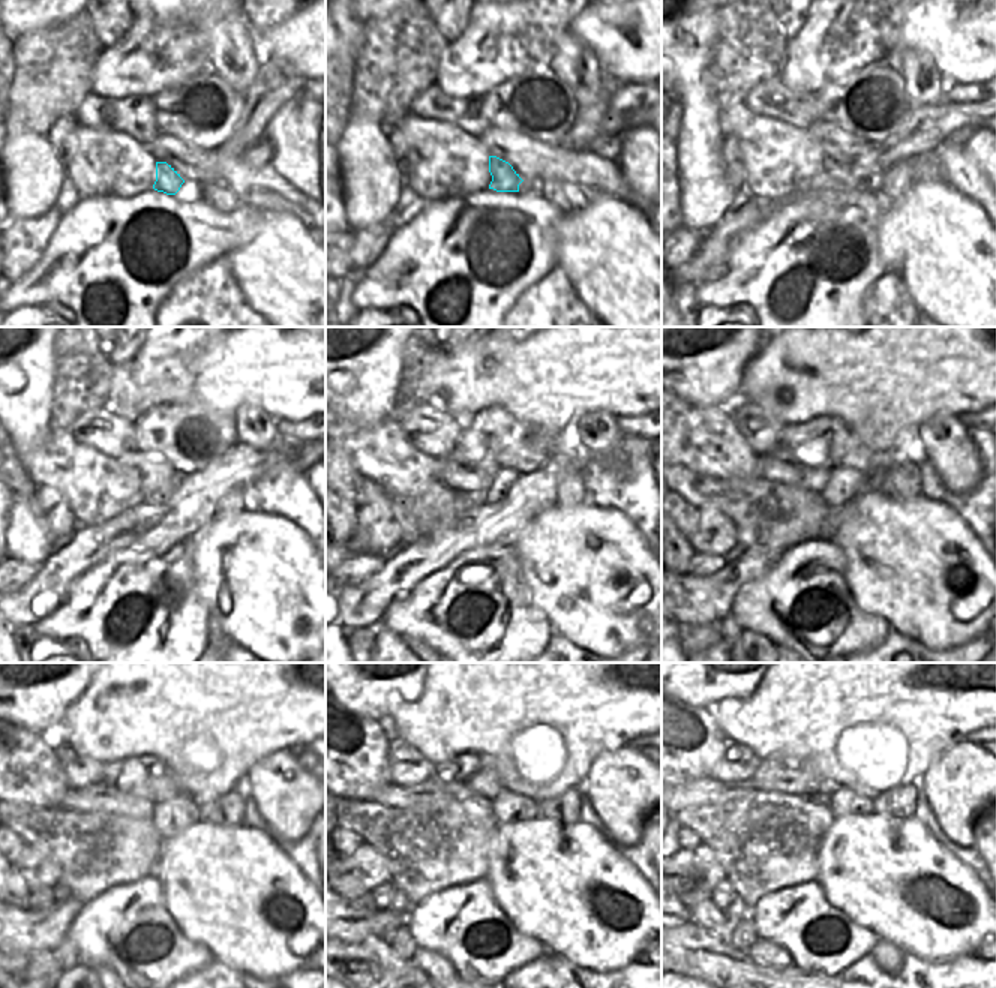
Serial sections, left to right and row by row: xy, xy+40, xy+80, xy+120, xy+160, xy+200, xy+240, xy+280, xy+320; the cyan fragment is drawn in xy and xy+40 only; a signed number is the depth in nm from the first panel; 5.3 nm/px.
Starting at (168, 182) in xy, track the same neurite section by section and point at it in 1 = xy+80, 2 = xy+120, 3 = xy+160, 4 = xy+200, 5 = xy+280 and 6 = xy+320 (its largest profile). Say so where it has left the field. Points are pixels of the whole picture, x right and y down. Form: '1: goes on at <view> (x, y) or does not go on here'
1: goes on at xy+80 (833, 167)
2: goes on at xy+120 (164, 494)
3: goes on at xy+160 (504, 479)
4: goes on at xy+200 (843, 485)
5: goes on at xy+280 (507, 807)
6: goes on at xy+320 (842, 801)

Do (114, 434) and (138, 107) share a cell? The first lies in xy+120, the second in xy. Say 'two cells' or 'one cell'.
one cell

